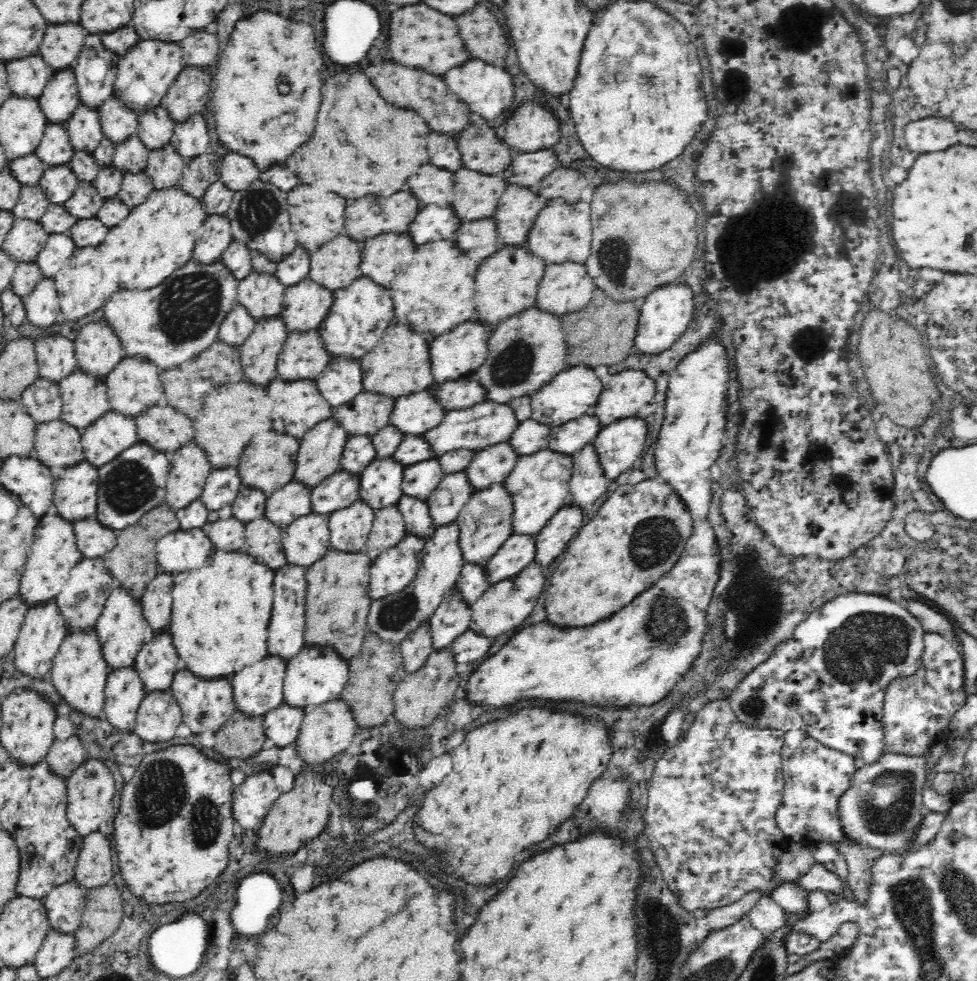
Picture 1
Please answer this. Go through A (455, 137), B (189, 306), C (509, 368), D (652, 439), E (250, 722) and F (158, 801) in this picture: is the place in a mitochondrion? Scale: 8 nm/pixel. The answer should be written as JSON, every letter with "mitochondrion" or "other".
{"A":"other","B":"mitochondrion","C":"mitochondrion","D":"other","E":"other","F":"mitochondrion"}

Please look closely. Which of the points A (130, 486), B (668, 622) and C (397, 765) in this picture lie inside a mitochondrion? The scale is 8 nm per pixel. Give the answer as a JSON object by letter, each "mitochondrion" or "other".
{"A":"mitochondrion","B":"mitochondrion","C":"other"}

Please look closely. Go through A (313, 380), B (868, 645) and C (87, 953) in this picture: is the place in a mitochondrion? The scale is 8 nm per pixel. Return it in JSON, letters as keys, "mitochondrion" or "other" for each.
{"A":"other","B":"mitochondrion","C":"other"}

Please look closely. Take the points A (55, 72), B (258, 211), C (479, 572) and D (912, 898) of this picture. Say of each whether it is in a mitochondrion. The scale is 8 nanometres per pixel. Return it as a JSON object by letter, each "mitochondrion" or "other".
{"A":"other","B":"mitochondrion","C":"other","D":"mitochondrion"}

